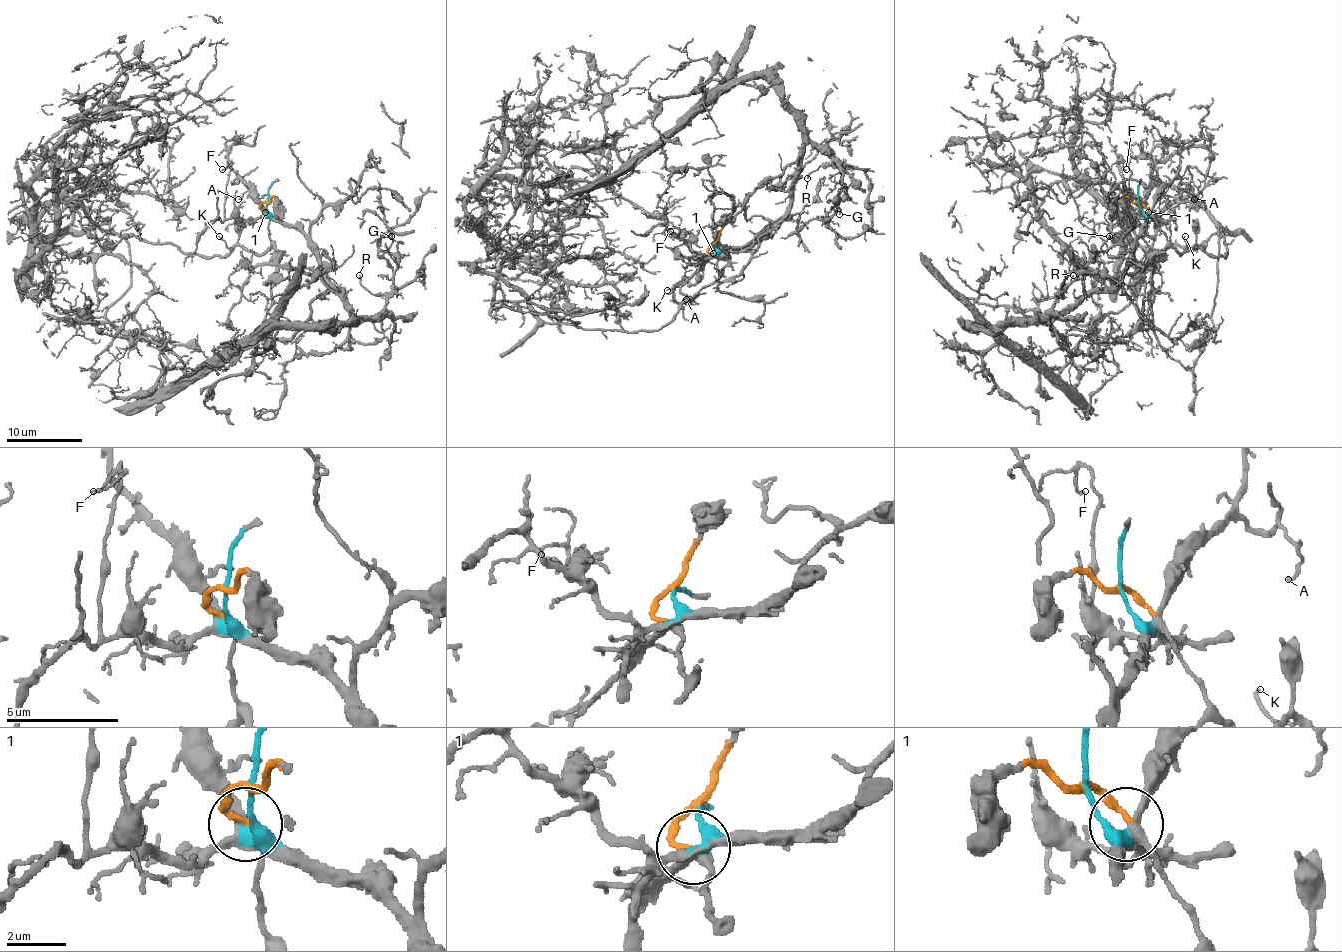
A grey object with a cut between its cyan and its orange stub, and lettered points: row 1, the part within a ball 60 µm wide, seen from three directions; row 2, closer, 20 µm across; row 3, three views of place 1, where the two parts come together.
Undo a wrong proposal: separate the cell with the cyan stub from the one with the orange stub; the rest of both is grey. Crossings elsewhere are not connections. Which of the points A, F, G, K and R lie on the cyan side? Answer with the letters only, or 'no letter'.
A, F, G, R

